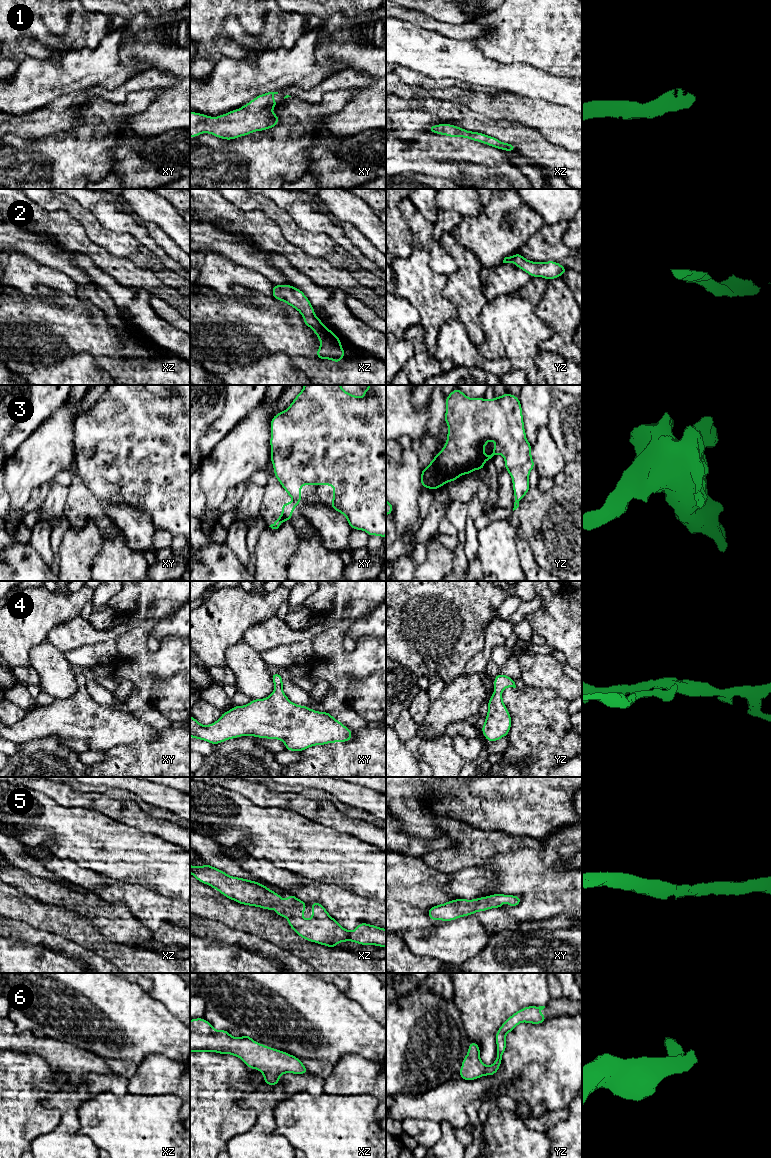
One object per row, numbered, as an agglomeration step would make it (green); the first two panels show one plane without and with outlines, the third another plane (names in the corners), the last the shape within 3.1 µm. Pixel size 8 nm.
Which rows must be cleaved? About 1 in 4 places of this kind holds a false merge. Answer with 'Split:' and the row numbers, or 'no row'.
Split: 3

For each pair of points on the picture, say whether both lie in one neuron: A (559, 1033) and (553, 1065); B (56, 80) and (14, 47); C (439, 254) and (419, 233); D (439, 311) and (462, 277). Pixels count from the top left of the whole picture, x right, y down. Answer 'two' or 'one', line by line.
A: one
B: two
C: one
D: two

